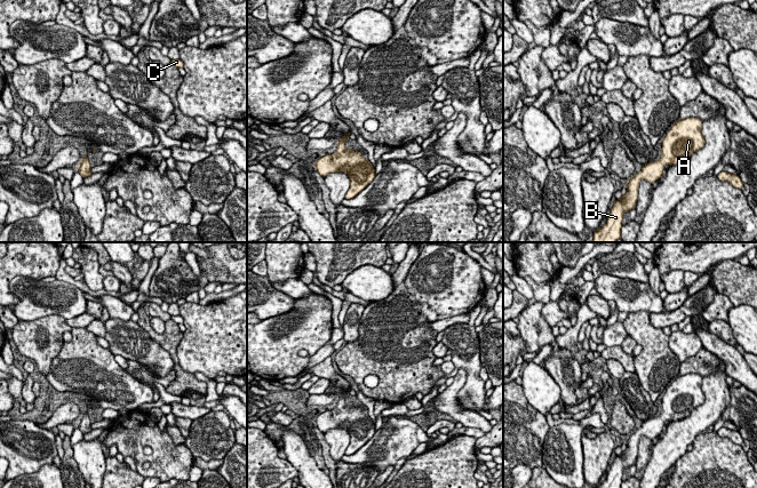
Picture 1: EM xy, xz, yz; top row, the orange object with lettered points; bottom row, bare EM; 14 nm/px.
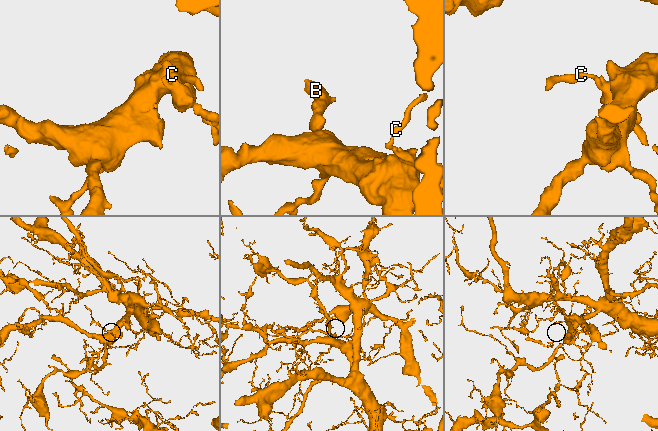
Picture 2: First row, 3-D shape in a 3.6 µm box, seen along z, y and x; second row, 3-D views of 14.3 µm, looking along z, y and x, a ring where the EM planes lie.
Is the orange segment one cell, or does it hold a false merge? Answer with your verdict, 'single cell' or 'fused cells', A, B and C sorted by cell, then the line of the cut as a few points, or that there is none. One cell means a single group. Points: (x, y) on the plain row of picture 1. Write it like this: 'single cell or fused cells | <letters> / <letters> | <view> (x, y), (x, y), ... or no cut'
single cell | A B C | no cut

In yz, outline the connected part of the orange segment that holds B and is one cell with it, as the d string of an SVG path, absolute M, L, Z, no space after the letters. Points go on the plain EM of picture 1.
M699 374L678 375L667 389L662 398L662 411L643 424L625 439L627 449L614 458L611 470L603 483L595 488L621 488L623 470L635 465L638 456L638 445L642 435L653 440L663 432L666 421L680 421L691 415L693 408L706 400L702 391L702 376Z

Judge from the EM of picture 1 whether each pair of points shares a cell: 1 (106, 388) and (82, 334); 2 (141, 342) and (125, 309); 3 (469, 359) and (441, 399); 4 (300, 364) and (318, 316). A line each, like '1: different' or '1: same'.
1: same
2: different
3: different
4: same

